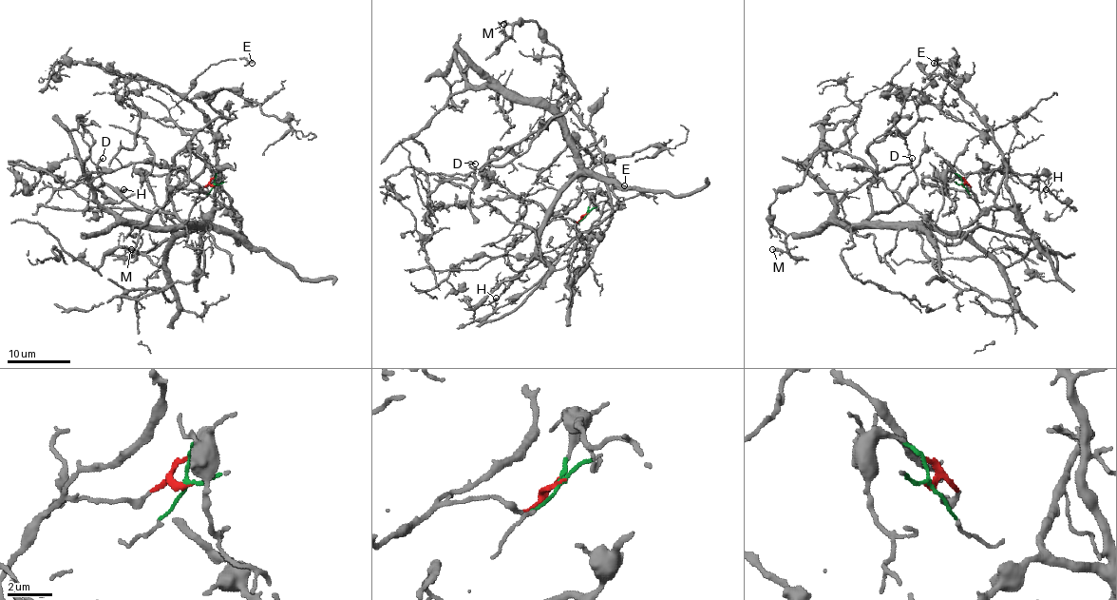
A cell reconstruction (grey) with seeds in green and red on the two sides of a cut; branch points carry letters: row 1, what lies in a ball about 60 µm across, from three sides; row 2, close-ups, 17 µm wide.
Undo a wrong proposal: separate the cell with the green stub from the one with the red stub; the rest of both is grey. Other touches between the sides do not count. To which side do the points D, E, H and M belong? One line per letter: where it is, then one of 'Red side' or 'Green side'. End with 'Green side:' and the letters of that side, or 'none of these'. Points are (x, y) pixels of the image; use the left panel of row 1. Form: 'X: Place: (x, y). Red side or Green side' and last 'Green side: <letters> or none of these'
D: Place: (103, 158). Red side
E: Place: (252, 63). Green side
H: Place: (123, 189). Green side
M: Place: (131, 249). Green side
Green side: E, H, M

